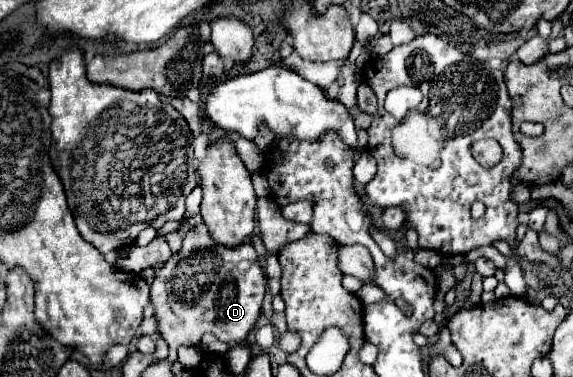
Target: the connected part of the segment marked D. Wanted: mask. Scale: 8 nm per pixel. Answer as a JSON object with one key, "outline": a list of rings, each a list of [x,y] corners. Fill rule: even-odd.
{"outline":[[[204,222],[194,224],[184,236],[180,252],[156,272],[150,286],[158,334],[170,348],[168,360],[176,360],[180,346],[196,346],[206,332],[228,344],[228,350],[242,344],[260,316],[264,292],[266,276],[252,244],[226,248],[210,238]]]}

